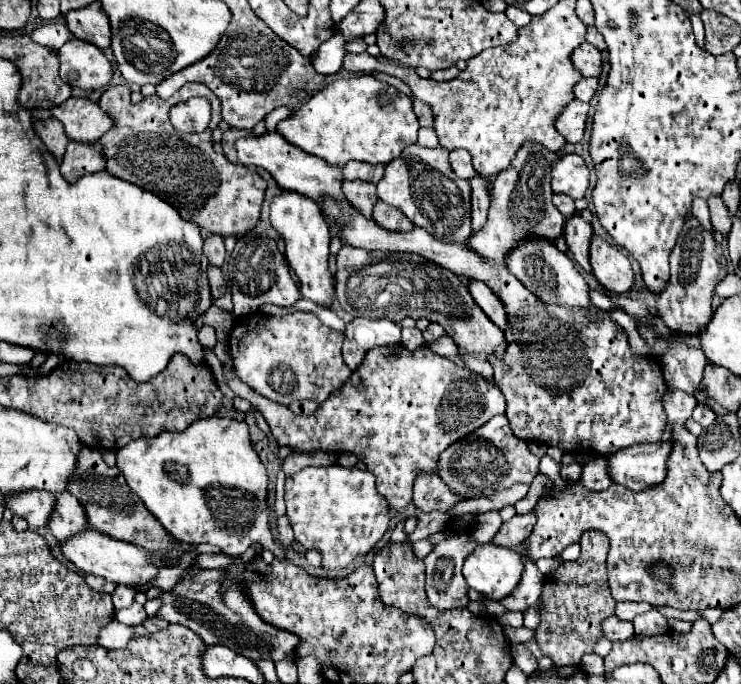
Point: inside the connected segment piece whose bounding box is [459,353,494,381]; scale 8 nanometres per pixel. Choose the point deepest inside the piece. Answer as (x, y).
(478, 362)

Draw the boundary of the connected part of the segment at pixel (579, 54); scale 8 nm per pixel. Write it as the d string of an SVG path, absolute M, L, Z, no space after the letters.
M581 43L571 53L571 63L583 77L599 77L601 75L601 53L589 43Z

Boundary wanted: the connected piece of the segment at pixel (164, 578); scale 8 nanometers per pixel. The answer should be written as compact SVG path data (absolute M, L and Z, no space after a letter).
M209 544L197 545L193 551L185 553L179 564L175 567L160 567L158 576L154 580L153 585L163 590L172 589L179 577L186 572L185 570L190 566L191 561L198 555L204 553L220 554L221 550L217 546Z

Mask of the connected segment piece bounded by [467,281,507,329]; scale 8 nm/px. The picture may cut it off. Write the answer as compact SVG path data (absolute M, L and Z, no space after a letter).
M469 281L467 285L473 301L483 309L483 313L499 327L503 329L503 325L507 325L507 315L505 315L505 309L503 305L499 305L499 297L495 297L487 285L479 283L479 281Z

